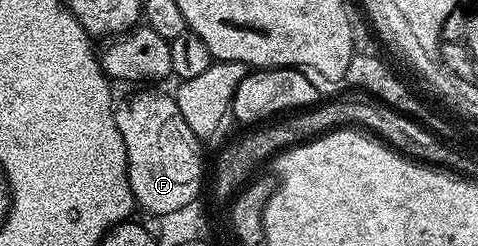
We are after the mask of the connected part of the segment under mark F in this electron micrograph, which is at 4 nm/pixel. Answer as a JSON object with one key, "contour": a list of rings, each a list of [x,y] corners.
{"contour":[[[141,89],[114,106],[115,123],[128,154],[128,181],[134,202],[154,217],[172,213],[195,201],[203,179],[203,145],[183,120],[172,94]]]}

